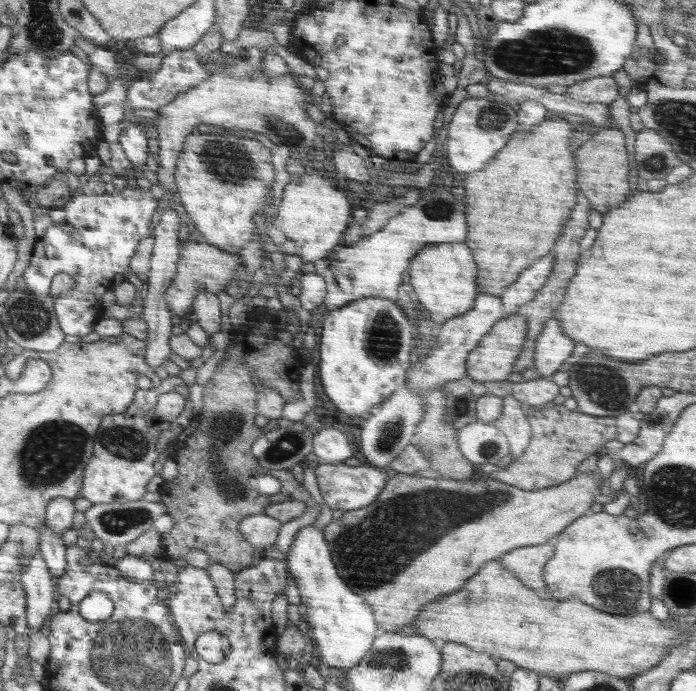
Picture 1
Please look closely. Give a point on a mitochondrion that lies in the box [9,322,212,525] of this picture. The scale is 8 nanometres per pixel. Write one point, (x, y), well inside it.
(50, 455)

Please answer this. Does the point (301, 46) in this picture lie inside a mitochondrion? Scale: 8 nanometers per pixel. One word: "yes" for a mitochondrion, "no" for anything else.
no

